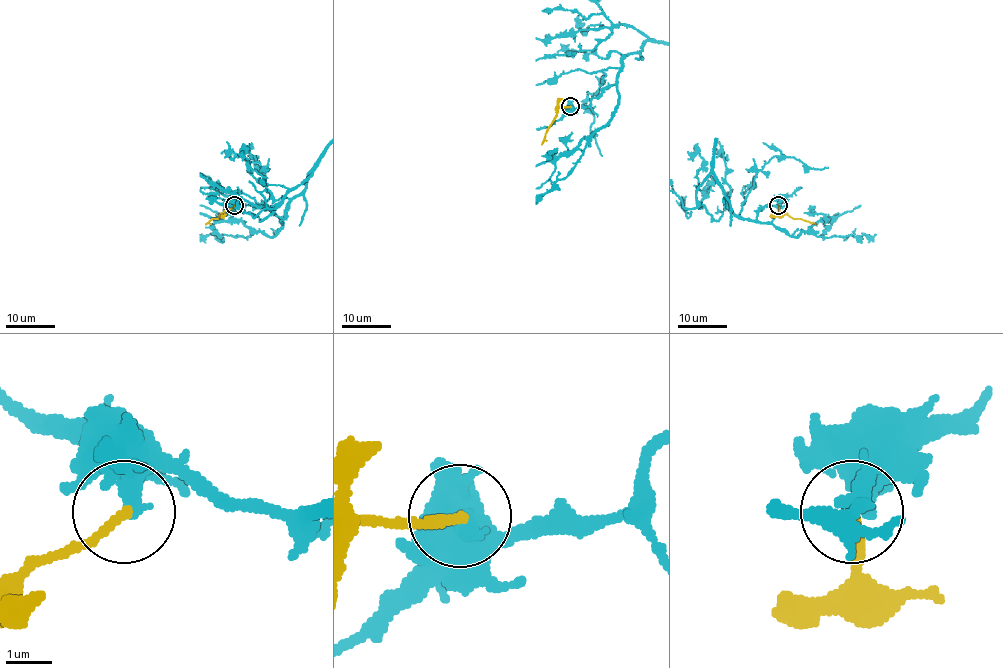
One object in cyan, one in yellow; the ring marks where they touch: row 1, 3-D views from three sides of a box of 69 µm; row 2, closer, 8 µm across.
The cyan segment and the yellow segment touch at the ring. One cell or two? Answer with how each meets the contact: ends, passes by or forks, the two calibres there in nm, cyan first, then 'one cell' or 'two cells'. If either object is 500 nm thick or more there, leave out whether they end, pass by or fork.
calibres 500 and 200 nm; two cells

